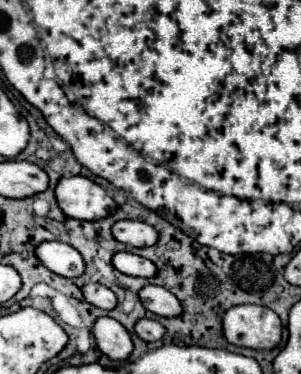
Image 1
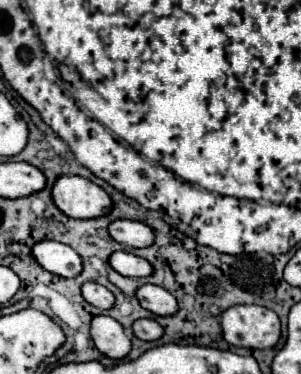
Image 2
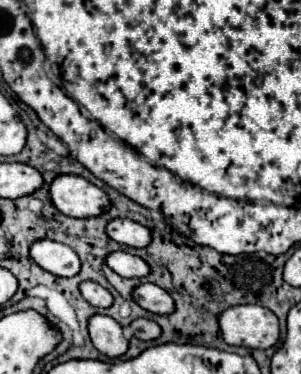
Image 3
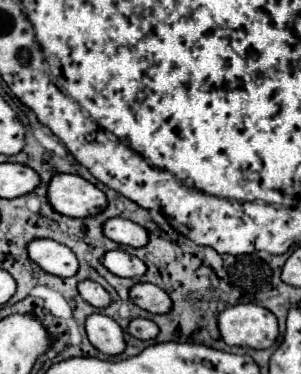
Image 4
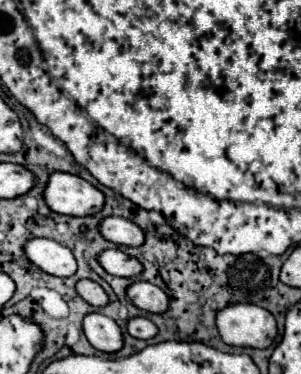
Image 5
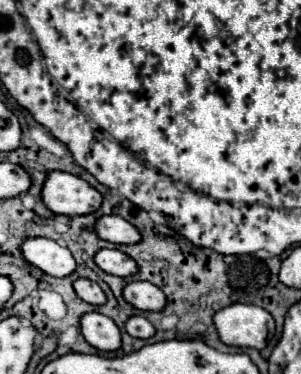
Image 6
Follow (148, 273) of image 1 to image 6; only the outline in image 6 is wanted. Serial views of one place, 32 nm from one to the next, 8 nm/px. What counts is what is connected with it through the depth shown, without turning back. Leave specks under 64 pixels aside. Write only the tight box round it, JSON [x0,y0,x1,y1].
[94,250,138,278]

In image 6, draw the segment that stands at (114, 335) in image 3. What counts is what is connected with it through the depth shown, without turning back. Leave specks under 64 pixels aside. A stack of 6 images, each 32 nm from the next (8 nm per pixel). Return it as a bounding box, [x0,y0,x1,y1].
[82,312,122,352]

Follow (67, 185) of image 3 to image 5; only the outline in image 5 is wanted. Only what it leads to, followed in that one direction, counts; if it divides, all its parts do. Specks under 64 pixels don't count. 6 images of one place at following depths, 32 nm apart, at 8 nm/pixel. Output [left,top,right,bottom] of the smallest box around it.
[44,172,104,216]

